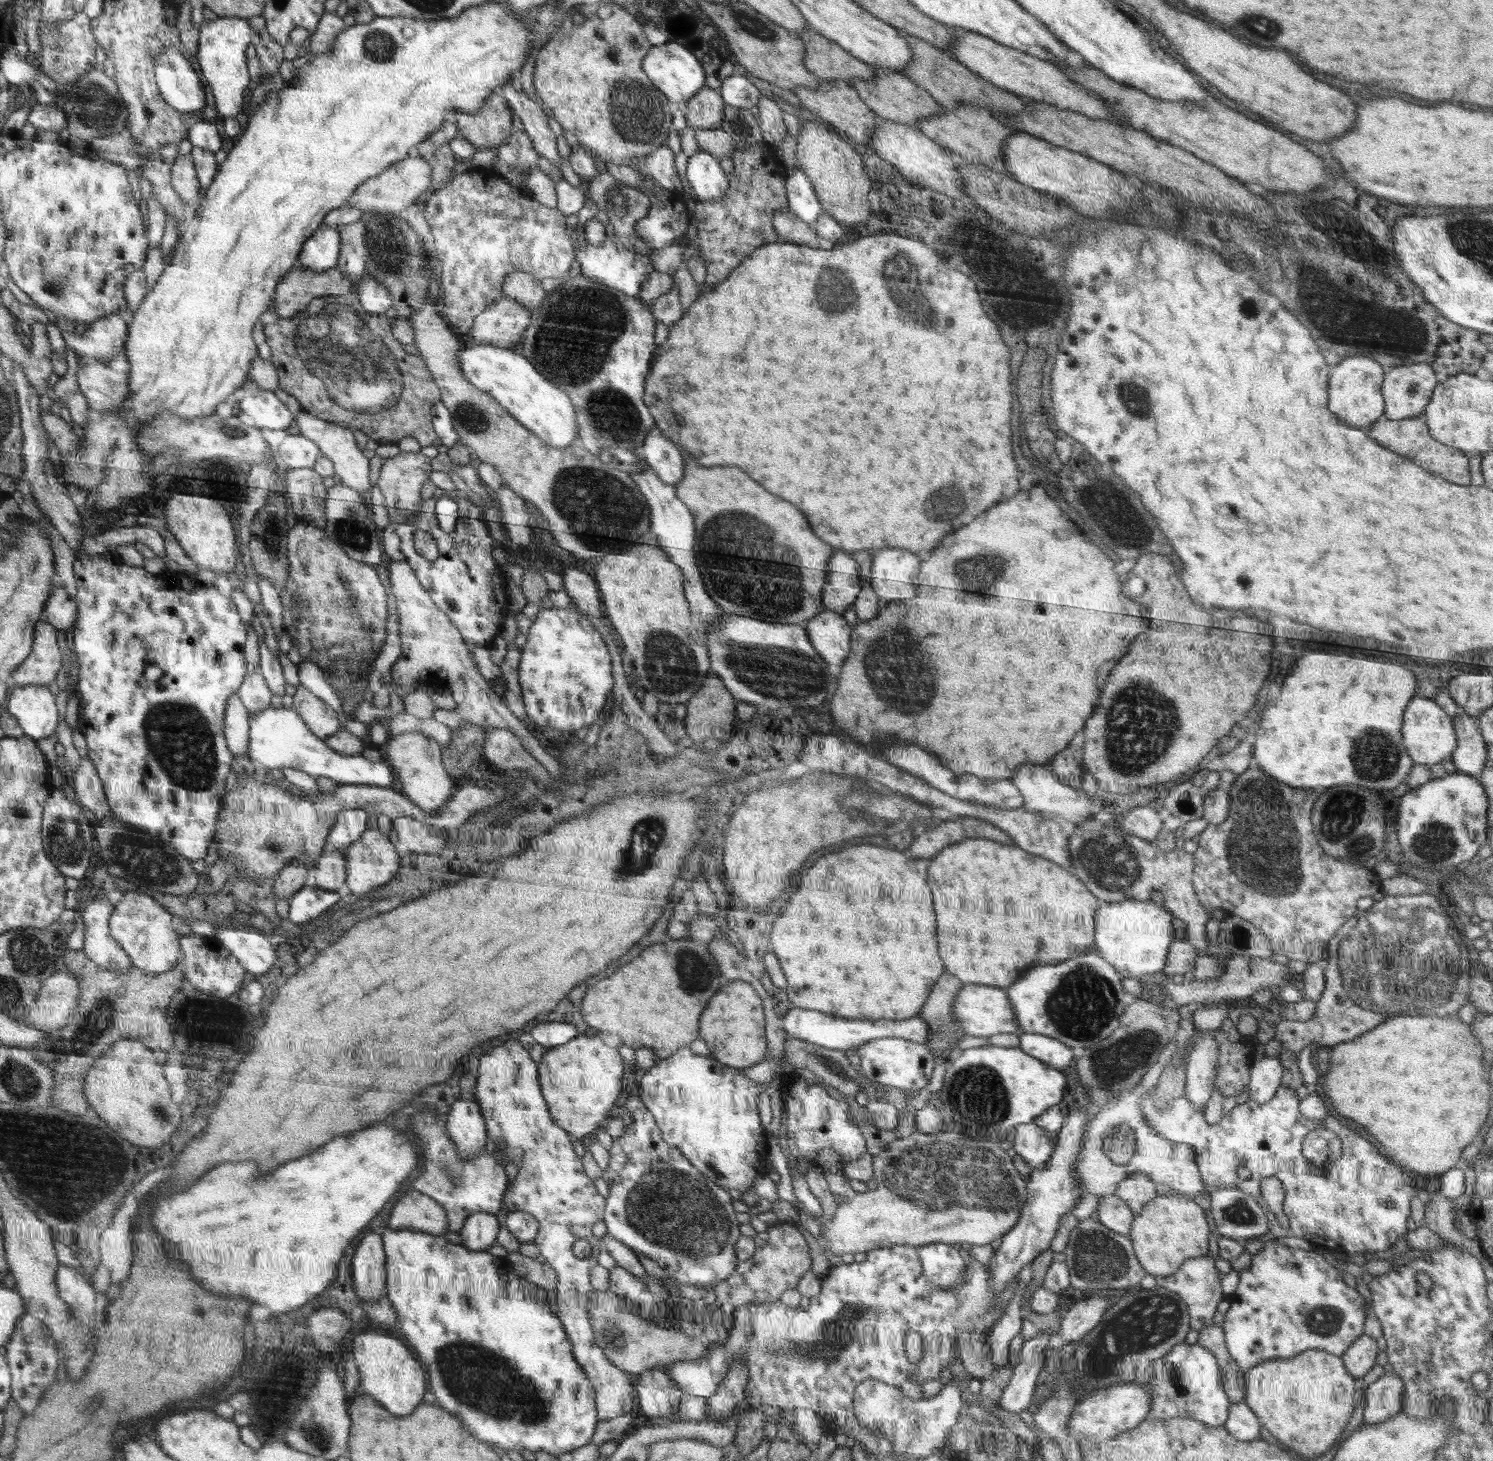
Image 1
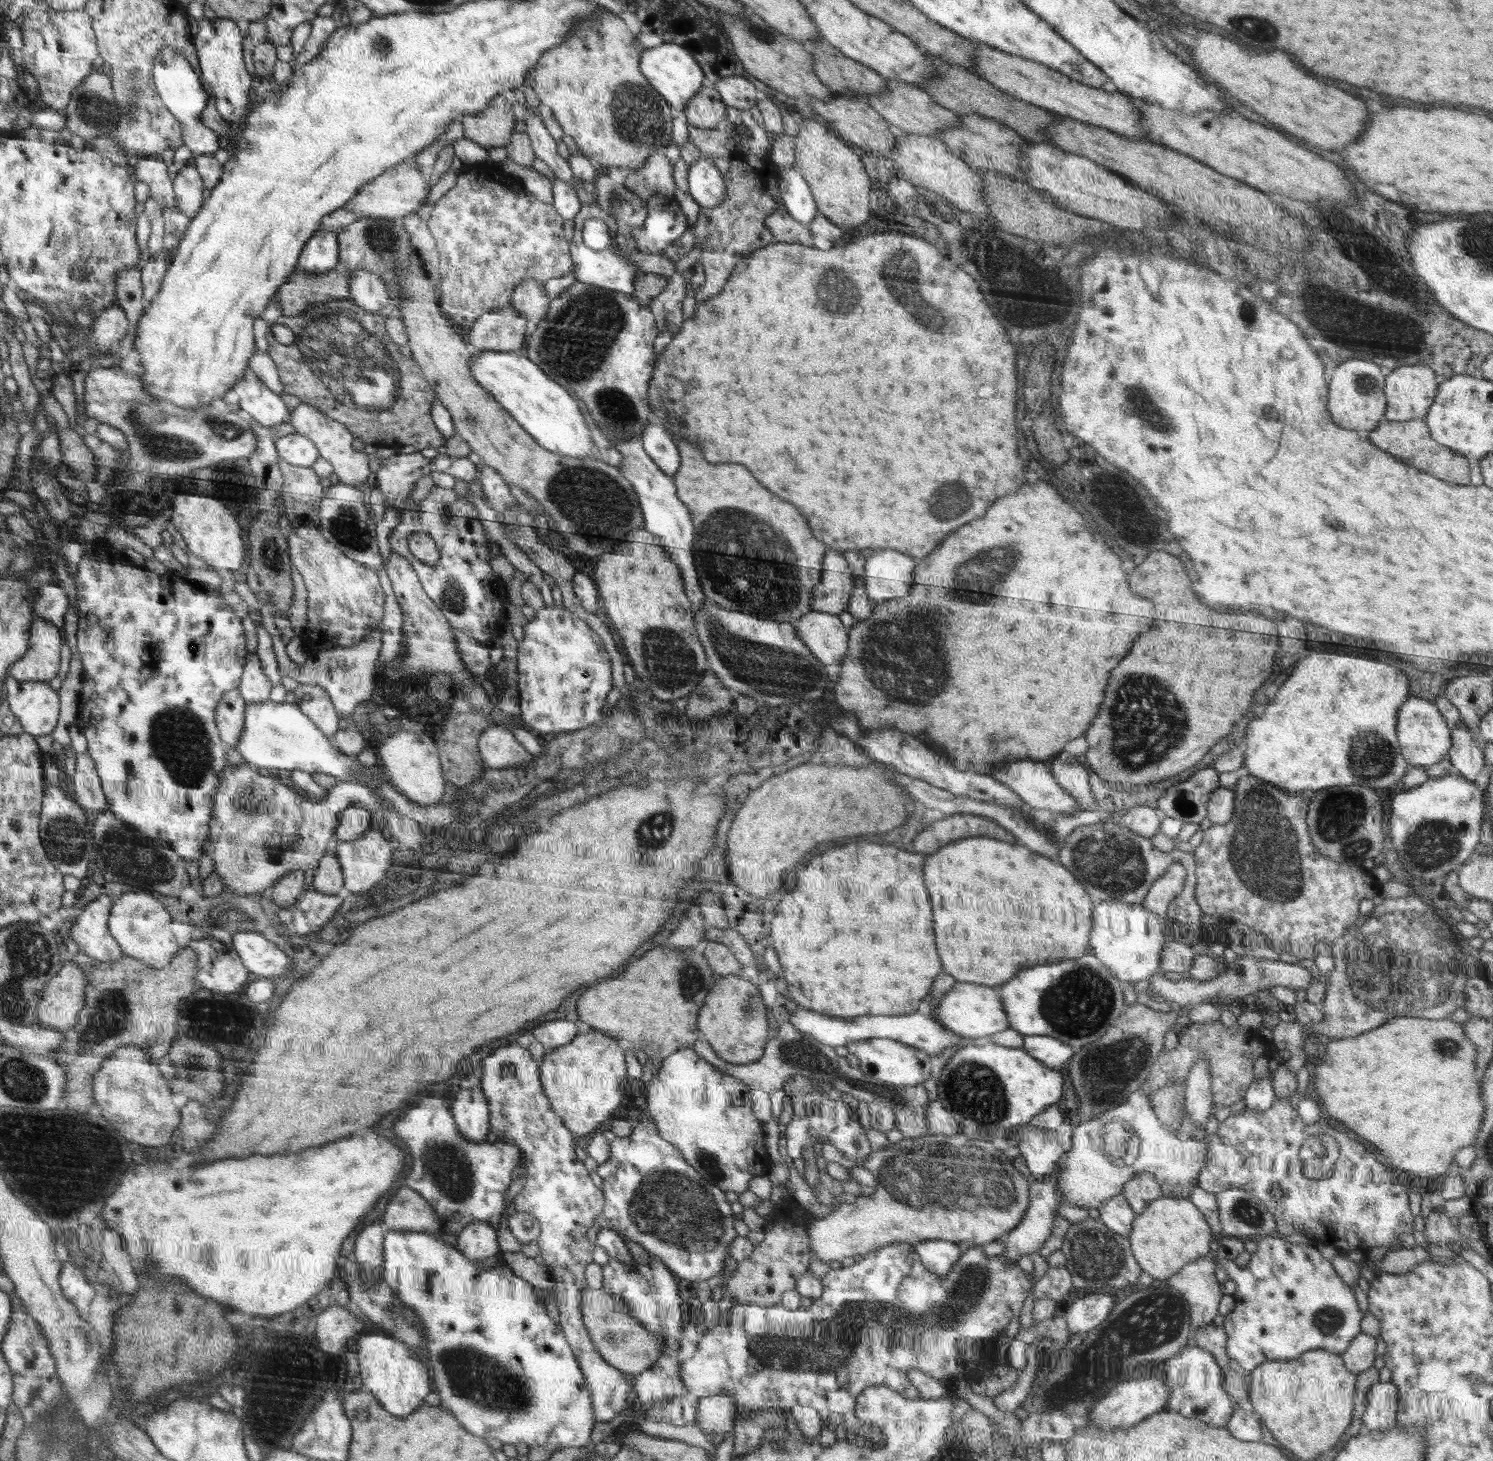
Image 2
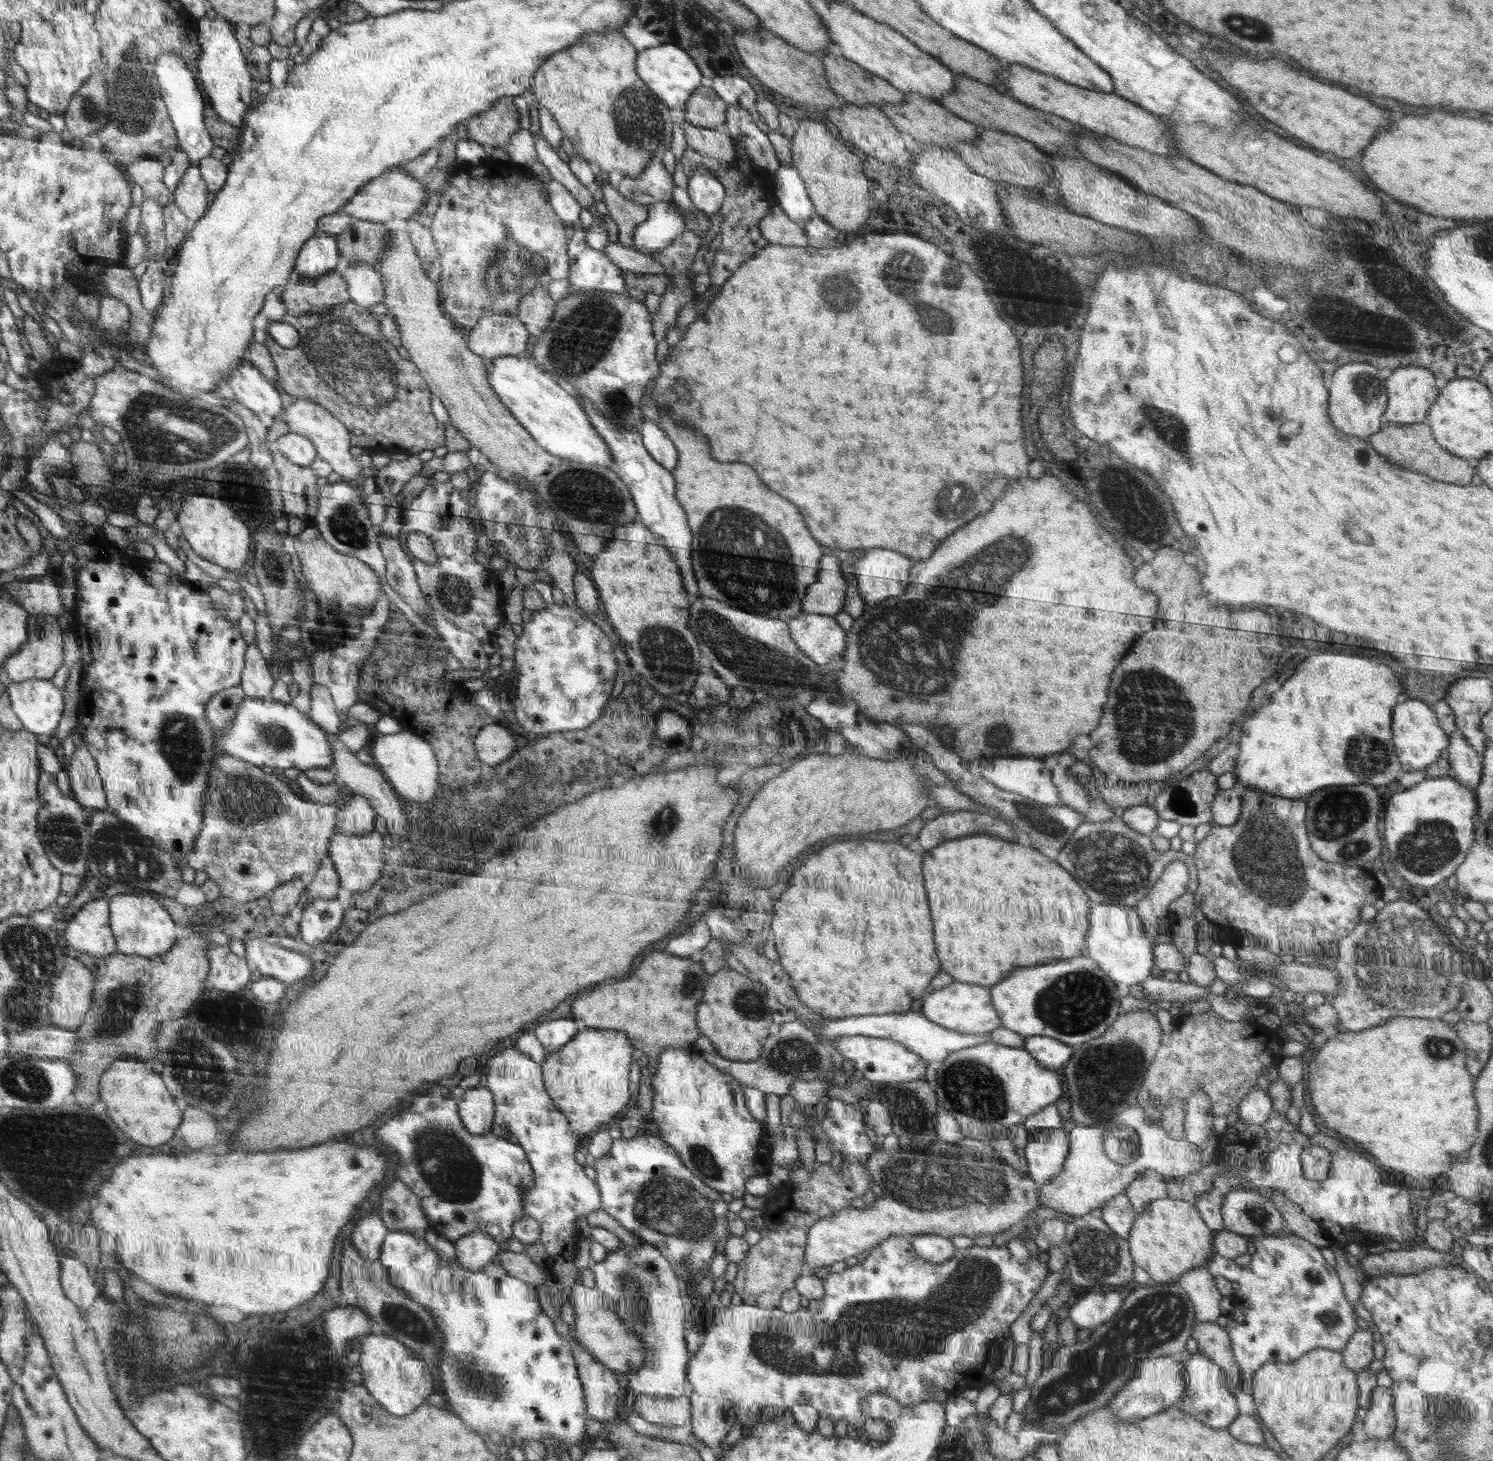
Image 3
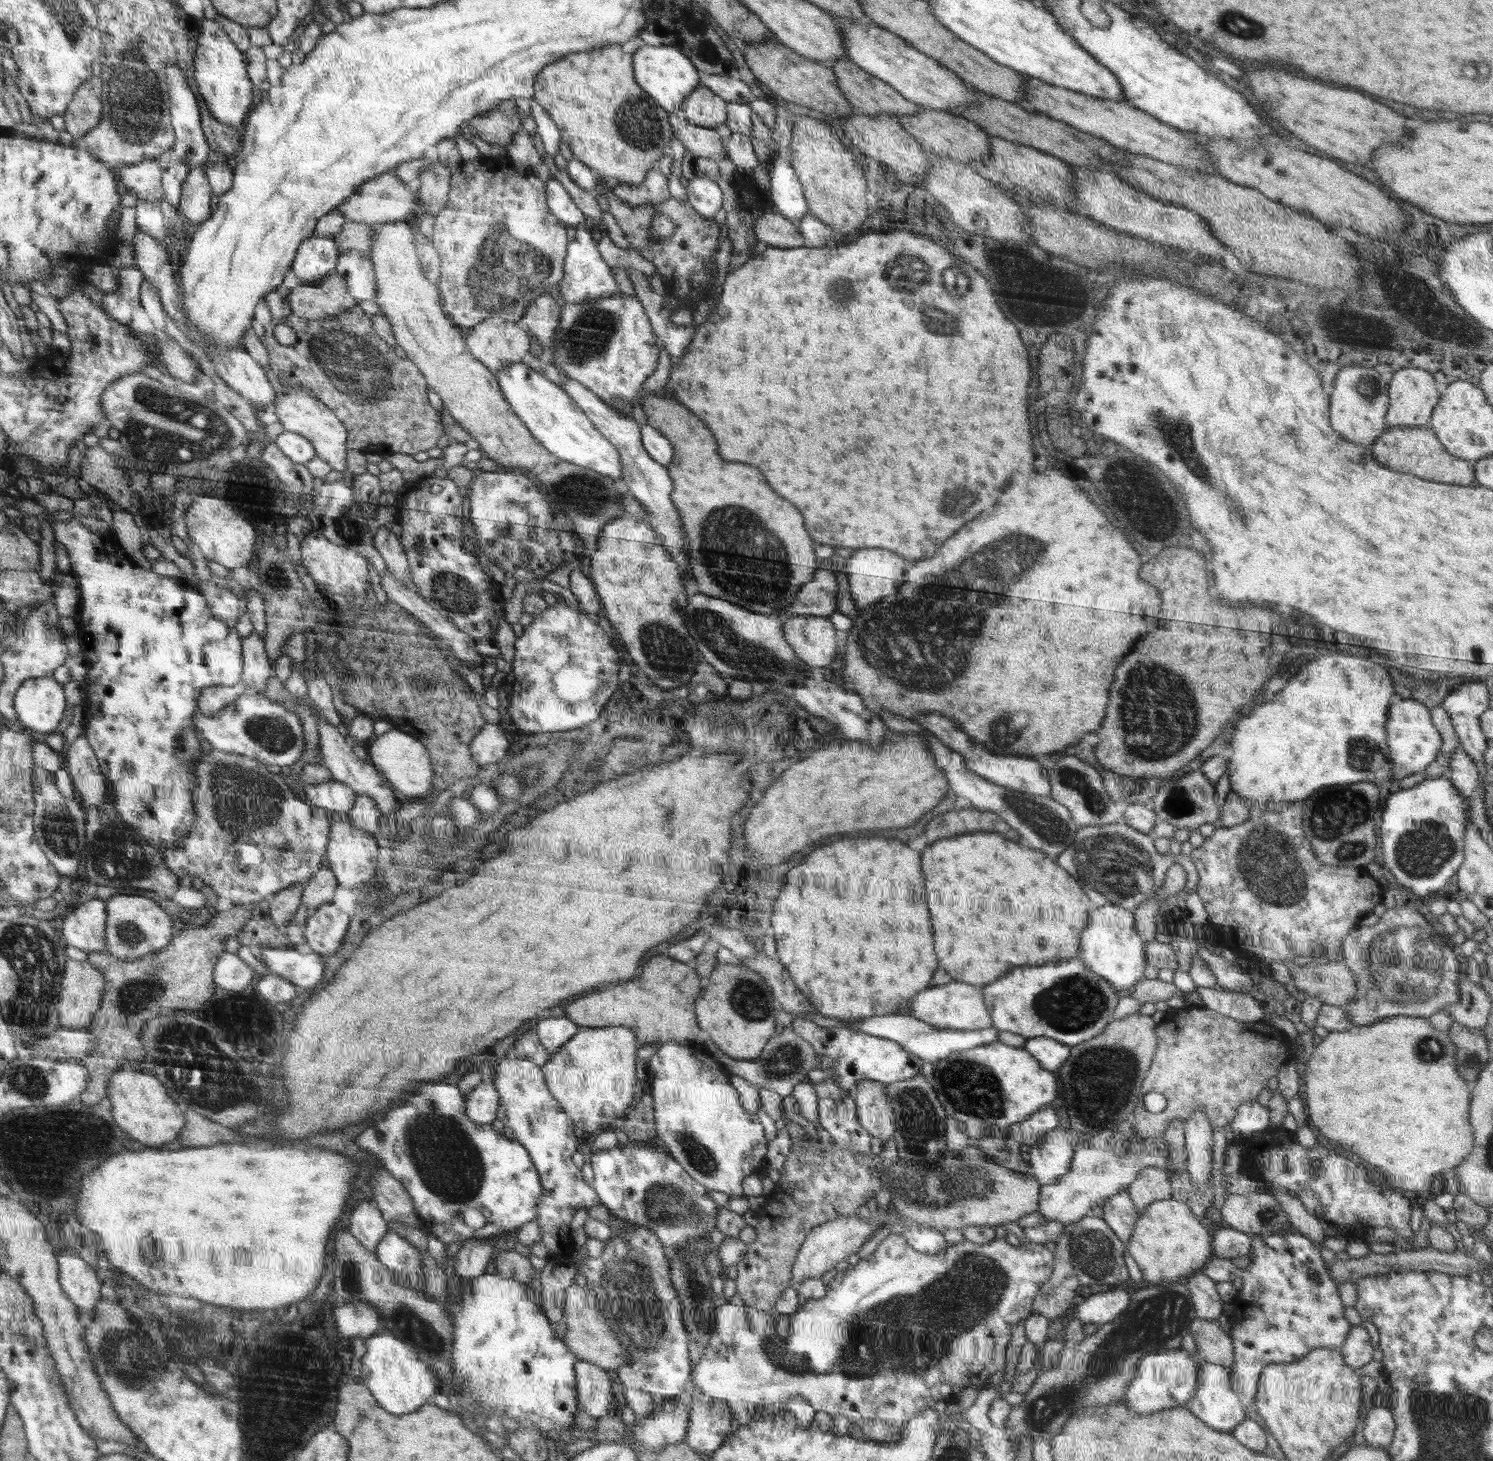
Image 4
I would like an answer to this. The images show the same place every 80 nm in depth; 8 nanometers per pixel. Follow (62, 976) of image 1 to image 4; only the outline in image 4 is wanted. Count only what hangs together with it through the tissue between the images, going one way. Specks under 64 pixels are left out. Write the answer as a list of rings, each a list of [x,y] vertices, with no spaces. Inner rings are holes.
[[[67,960],[57,1009],[61,1026],[71,1029],[93,1024],[106,986],[104,975],[91,962]]]

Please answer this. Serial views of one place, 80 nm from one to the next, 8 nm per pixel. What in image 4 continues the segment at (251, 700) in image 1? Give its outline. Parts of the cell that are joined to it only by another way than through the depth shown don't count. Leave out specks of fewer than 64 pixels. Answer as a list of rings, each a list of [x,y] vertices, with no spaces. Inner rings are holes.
[[[256,631],[242,641],[243,674],[242,681],[249,694],[263,695],[268,679],[272,676],[272,667],[265,650],[265,642]]]

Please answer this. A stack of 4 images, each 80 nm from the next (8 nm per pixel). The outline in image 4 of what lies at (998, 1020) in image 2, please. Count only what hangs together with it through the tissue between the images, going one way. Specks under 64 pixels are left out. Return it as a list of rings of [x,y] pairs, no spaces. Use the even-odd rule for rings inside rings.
[[[965,982],[928,986],[928,990],[916,993],[916,996],[908,1004],[910,1010],[906,1010],[906,1012],[925,1024],[931,1024],[940,1029],[978,1030],[993,1027],[990,1013],[984,1004],[983,992],[976,988],[980,987]]]

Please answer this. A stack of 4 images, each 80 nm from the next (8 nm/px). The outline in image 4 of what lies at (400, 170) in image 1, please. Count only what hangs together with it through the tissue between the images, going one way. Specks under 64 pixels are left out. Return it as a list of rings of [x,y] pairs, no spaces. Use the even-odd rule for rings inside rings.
[[[393,171],[380,174],[371,180],[363,182],[357,191],[348,197],[342,205],[338,206],[340,212],[348,222],[366,223],[388,223],[393,221],[406,220],[411,212],[418,212],[419,196],[416,190],[409,190],[407,186],[394,174]]]

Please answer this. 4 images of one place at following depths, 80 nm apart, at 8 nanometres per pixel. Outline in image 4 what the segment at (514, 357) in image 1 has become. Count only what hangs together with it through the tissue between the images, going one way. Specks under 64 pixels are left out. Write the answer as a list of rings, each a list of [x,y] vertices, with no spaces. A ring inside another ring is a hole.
[[[520,362],[508,365],[495,374],[515,413],[552,454],[560,460],[589,468],[598,474],[616,480],[622,478],[624,466],[621,465],[619,450],[590,421],[583,410],[579,409],[567,391]]]

